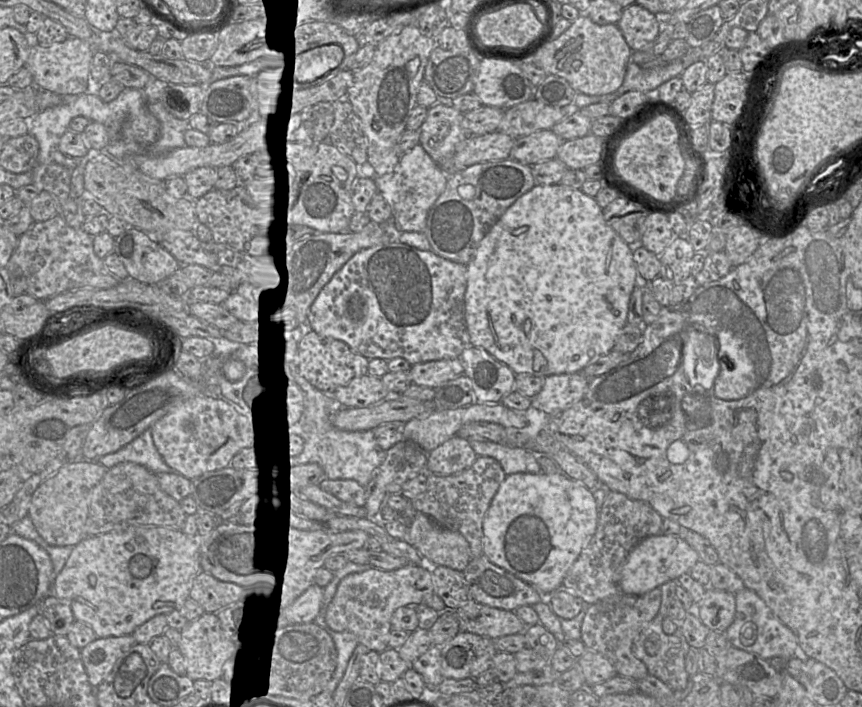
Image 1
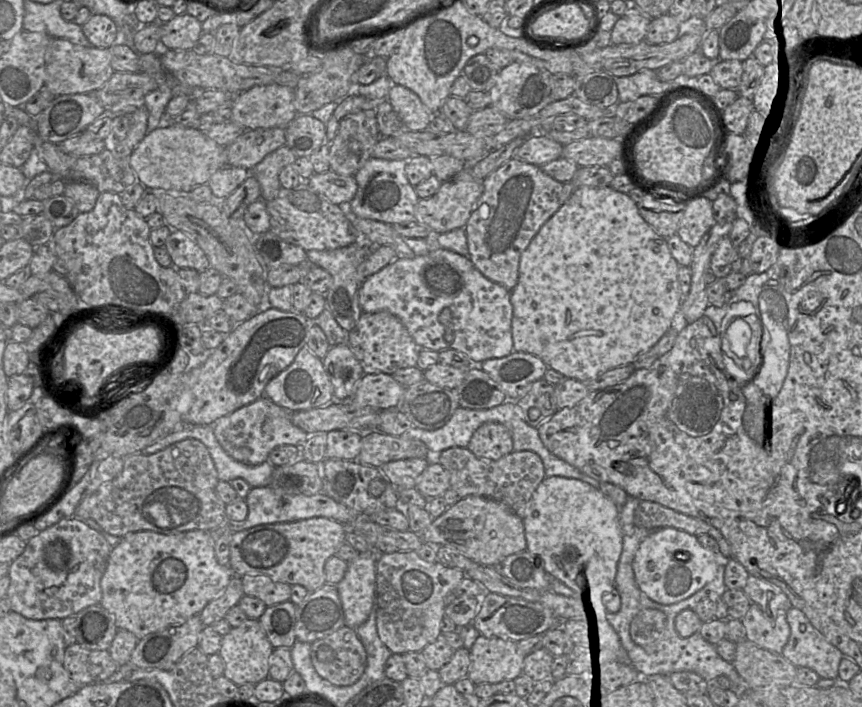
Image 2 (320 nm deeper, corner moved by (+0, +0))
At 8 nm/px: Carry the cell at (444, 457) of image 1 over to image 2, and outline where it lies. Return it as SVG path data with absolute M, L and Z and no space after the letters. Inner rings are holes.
M487 422L473 433L467 448L479 458L498 460L513 452L513 440L503 424Z

